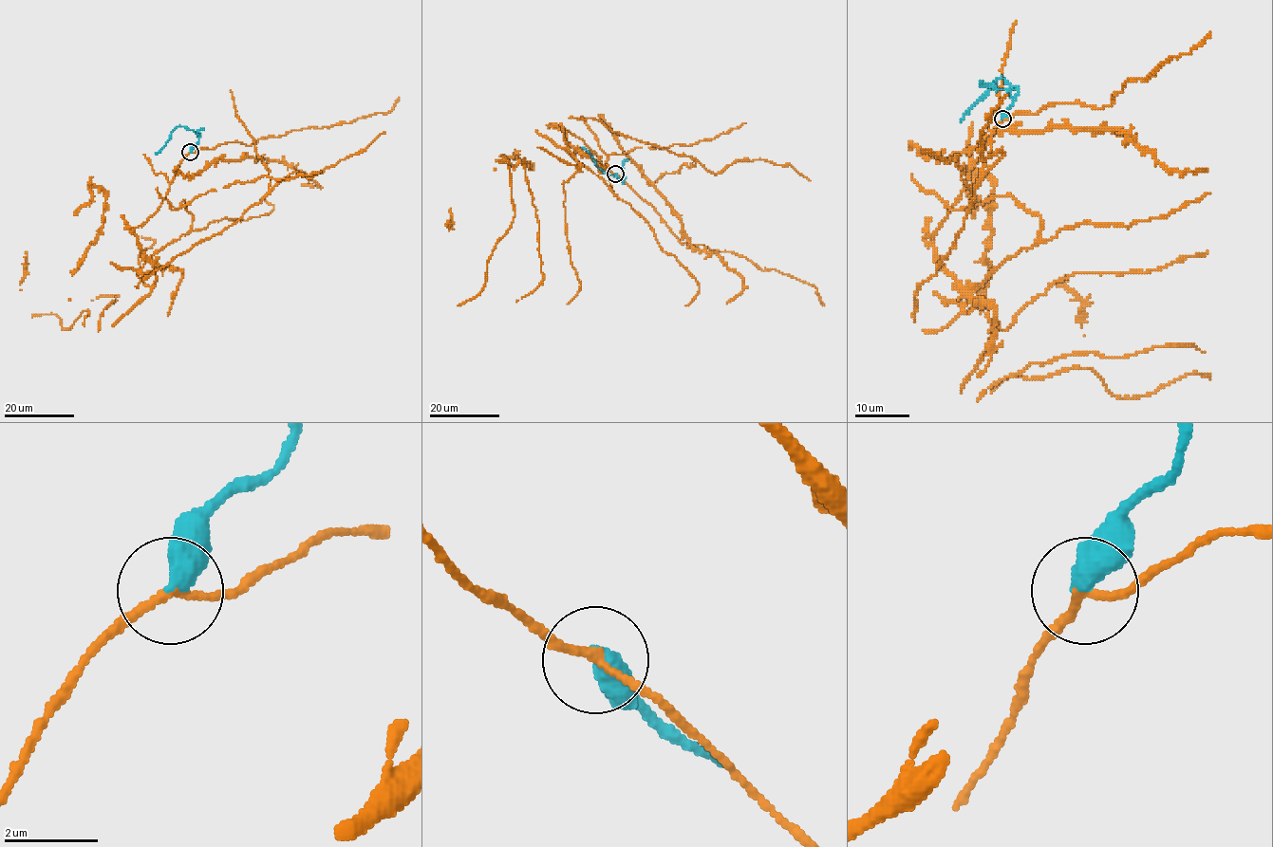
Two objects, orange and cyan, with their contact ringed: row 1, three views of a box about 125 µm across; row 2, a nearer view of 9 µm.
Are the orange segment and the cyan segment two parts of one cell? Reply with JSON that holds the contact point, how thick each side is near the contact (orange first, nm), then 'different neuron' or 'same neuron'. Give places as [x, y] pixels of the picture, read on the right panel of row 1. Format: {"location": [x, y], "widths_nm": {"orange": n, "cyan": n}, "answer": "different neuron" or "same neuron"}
{"location": [1002, 119], "widths_nm": {"orange": 170, "cyan": 550}, "answer": "different neuron"}

